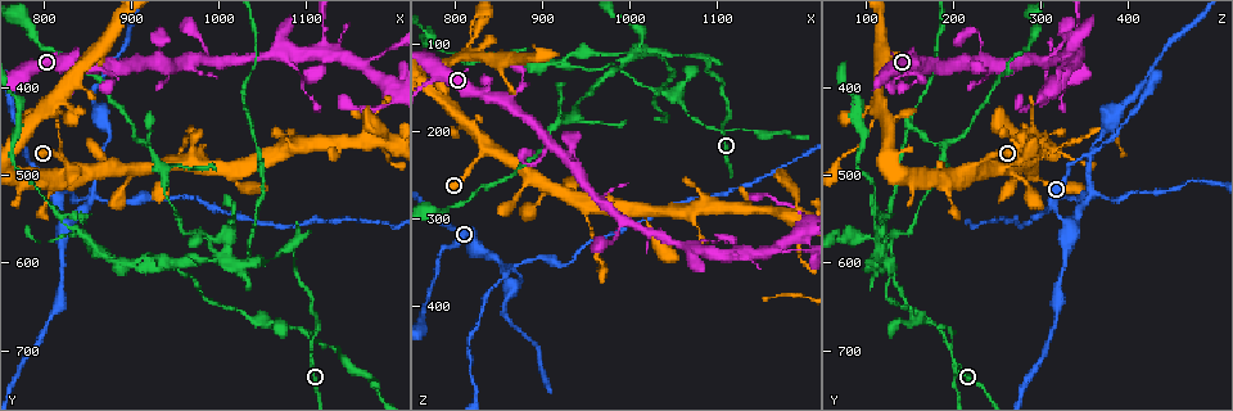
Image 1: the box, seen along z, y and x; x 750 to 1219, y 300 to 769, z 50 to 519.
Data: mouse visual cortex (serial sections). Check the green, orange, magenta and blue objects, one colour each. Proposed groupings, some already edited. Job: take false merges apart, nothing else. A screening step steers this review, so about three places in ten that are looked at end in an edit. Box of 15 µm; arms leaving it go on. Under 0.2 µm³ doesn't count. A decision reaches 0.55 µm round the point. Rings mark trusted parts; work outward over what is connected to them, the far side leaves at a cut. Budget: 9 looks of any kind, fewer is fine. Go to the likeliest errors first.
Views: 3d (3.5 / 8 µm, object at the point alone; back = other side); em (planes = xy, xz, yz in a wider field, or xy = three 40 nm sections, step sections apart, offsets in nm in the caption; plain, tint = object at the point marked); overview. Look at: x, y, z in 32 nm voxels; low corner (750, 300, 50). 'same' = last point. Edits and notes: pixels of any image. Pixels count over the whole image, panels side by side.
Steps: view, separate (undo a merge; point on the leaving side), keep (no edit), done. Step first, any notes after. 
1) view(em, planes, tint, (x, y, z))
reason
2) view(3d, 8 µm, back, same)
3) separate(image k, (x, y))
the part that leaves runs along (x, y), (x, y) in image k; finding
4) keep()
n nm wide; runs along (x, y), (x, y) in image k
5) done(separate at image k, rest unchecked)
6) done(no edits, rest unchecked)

view(3d, 3.5 µm, back, (855, 525, 355))

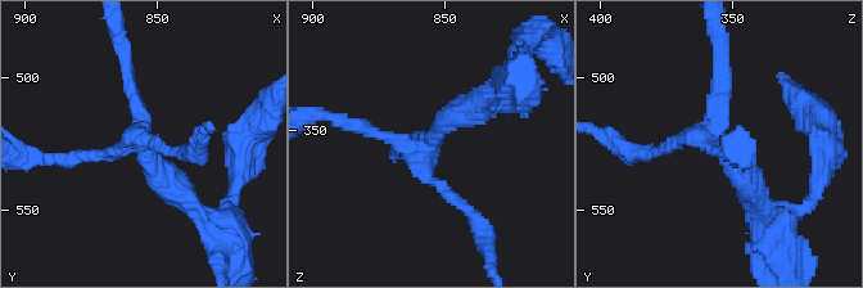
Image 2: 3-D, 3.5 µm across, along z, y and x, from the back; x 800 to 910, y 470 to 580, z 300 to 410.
view(em, xy, step 3, tint, (857, 528, 354))
4 arms; arms of 150, 150, 200, 300 nm; need the tissue

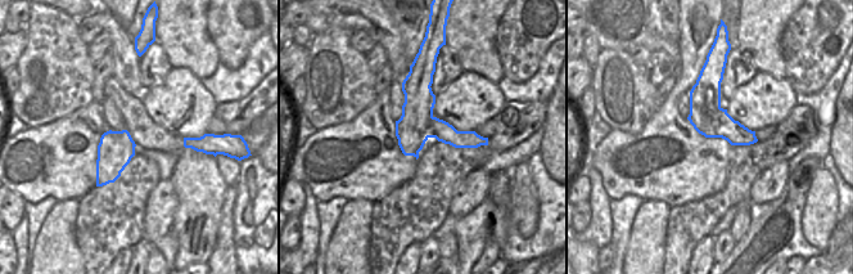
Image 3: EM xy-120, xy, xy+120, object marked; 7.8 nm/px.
separate(image 2, (455, 198))
border along (713, 91), (704, 112), (718, 136) in image 3; two cells meet here

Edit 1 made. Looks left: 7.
view(overview)
see it whole again

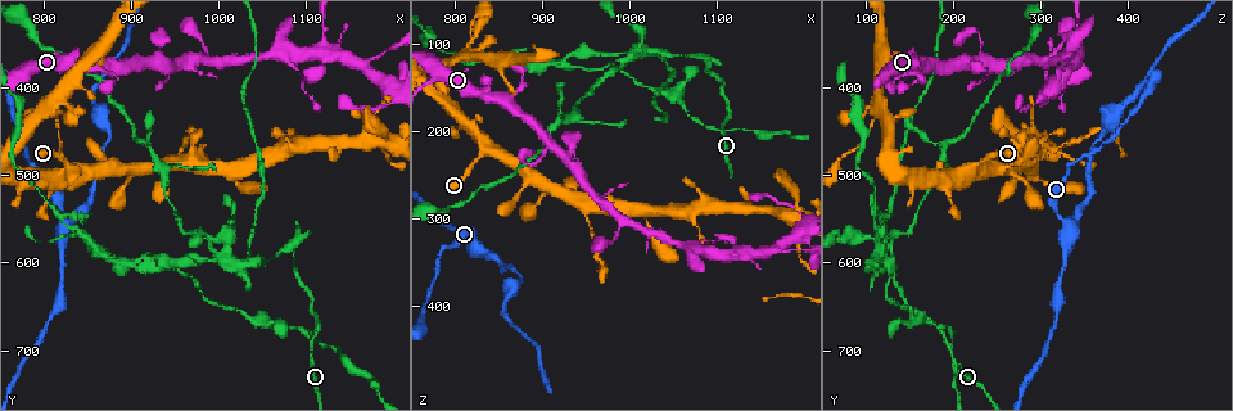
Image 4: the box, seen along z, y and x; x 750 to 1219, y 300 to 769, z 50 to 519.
view(3d, 3.5 µm, (1090, 570, 125))
sharp bend

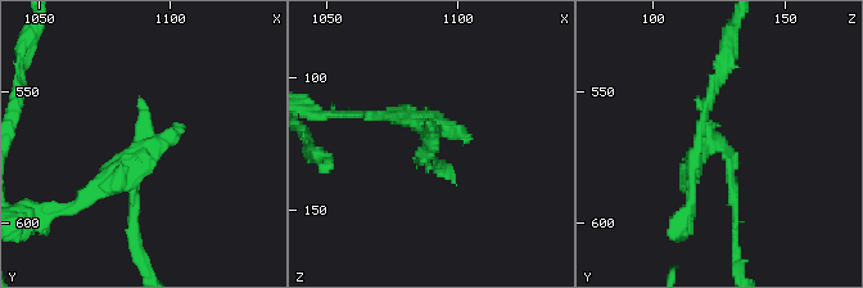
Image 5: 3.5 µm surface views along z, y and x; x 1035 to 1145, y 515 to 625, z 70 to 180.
view(em, xy, step 5, tint, (1090, 571, 122))
shape alone is not enough

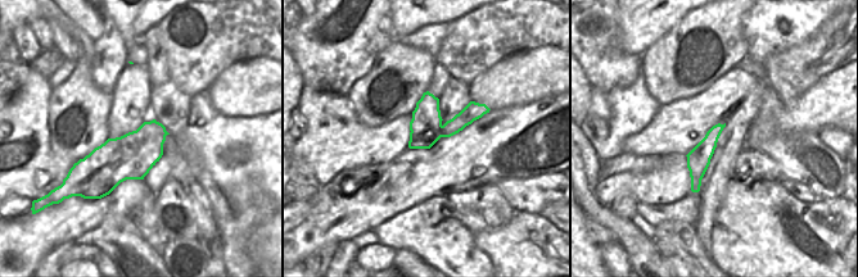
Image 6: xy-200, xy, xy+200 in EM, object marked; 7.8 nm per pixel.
separate(image 5, (114, 176))
the part that leaves runs along (419, 122), (411, 116), (324, 116) in image 5; a second cell is stuck on

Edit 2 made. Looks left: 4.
view(3d, 3.5 µm, (800, 425, 115))
small branch off a trunk

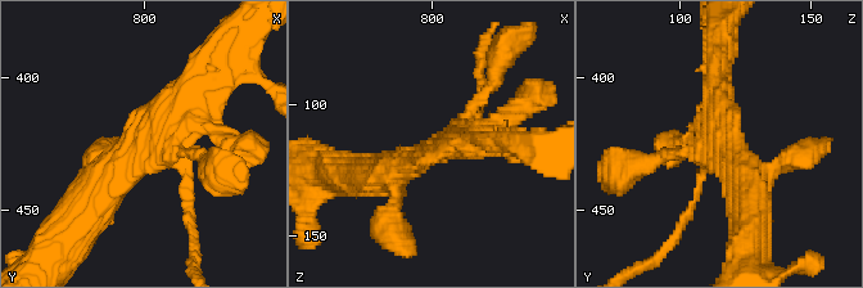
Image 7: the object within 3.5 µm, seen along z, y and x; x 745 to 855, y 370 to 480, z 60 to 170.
view(em, xy, step 1, tint, (800, 428, 116))

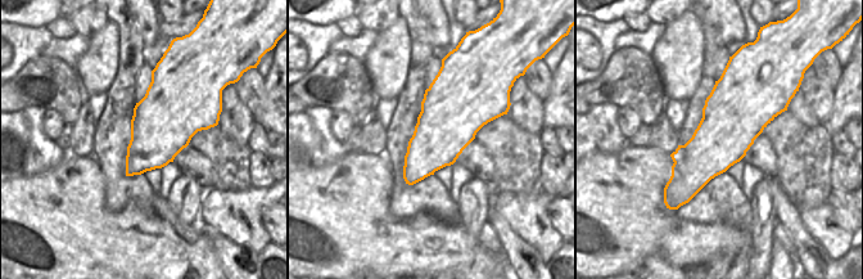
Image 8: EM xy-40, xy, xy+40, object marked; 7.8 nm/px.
keep()
one cell here

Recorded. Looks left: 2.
view(3d, 3.5 µm, (1160, 375, 335))

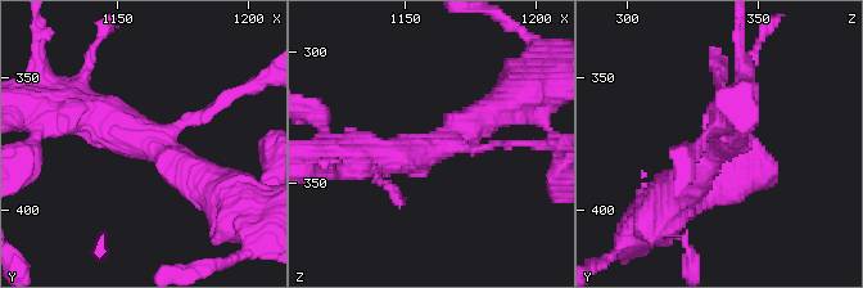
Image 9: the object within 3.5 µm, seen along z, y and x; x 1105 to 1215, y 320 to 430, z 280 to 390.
view(em, xy, step 5, tint, (1164, 377, 335))
3 arms; arms of 100, 450, 450 nm

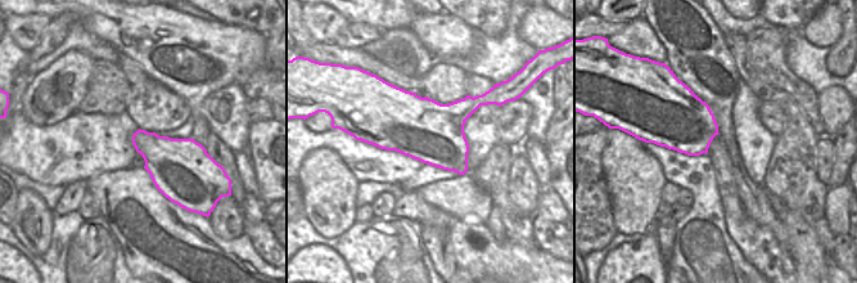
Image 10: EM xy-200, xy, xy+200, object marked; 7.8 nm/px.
keep()
runs along (81, 113), (218, 189) in image 9; continuous, no second cell

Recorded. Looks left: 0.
done(separate at image 2, separate at image 5, rest unchecked)

